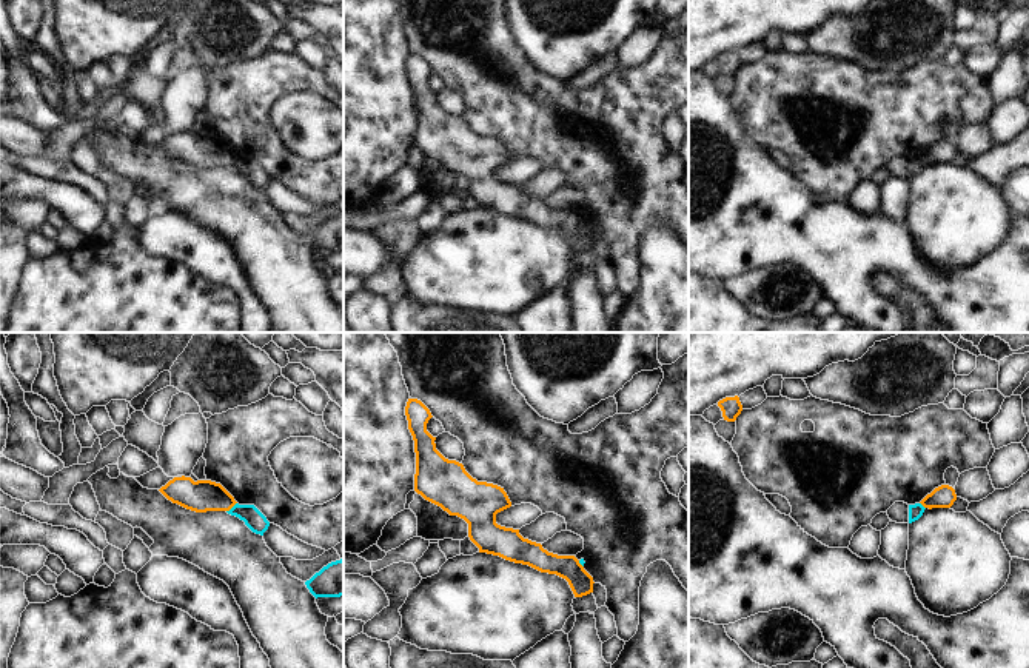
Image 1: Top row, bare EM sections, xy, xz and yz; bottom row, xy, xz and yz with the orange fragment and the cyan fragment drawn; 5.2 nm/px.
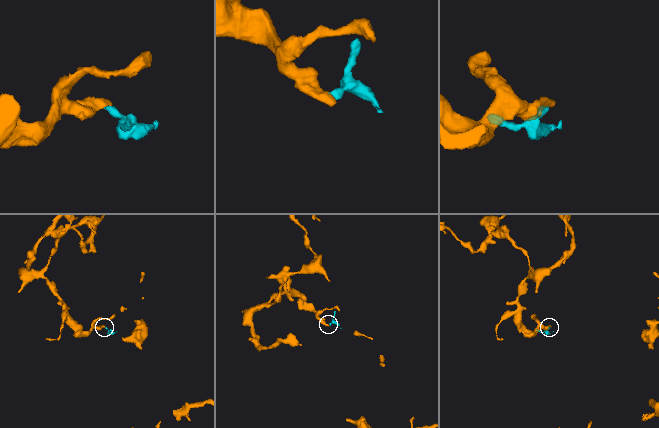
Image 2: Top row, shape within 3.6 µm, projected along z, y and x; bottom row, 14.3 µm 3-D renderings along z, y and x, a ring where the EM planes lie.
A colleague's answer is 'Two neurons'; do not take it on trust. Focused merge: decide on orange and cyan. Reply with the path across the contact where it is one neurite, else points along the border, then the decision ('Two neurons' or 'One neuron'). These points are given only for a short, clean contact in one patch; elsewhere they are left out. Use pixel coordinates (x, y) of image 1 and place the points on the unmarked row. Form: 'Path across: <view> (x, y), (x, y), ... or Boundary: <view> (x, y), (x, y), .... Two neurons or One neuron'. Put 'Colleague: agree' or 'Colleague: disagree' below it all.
Boundary: xy (236, 157), (227, 166). Two neurons
Colleague: agree

